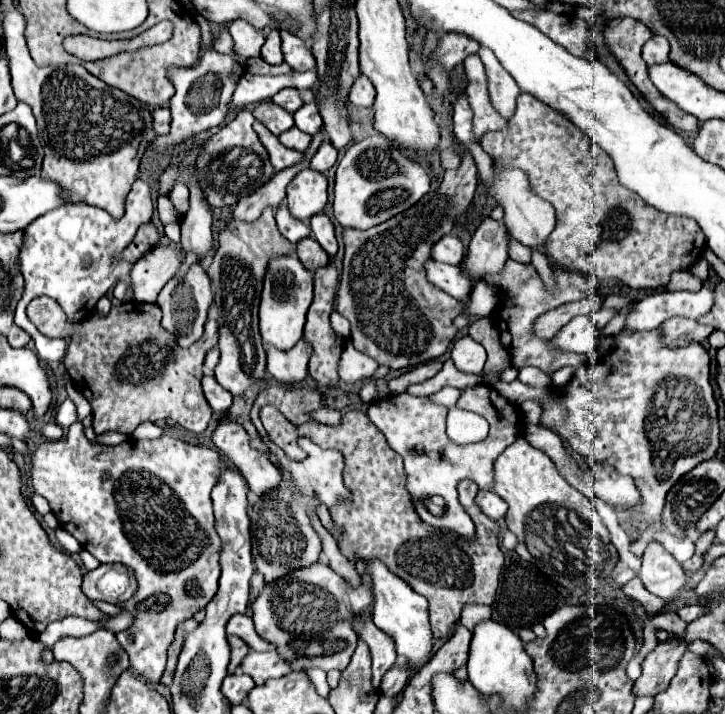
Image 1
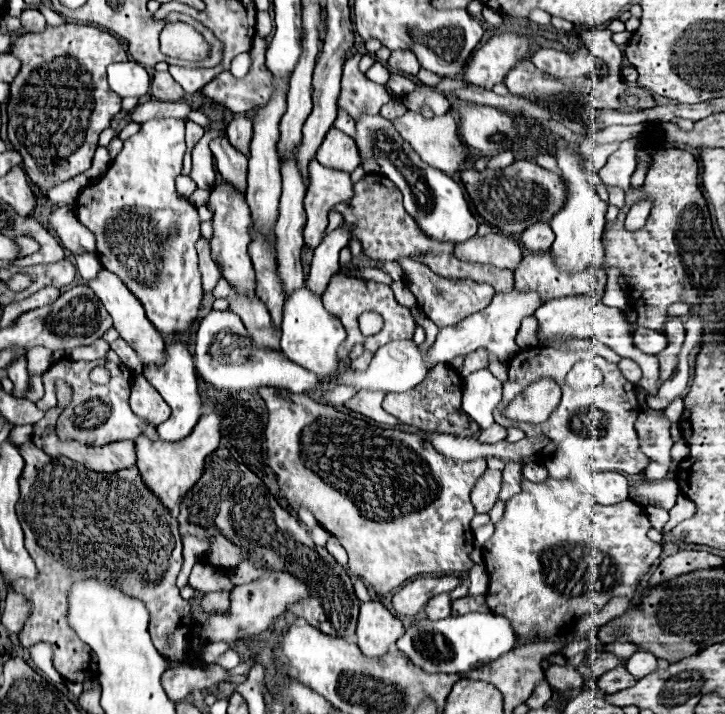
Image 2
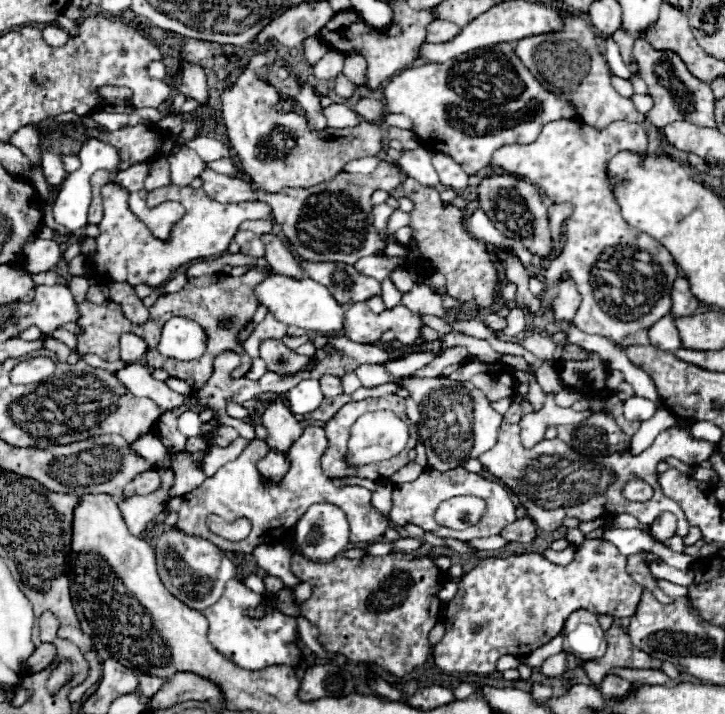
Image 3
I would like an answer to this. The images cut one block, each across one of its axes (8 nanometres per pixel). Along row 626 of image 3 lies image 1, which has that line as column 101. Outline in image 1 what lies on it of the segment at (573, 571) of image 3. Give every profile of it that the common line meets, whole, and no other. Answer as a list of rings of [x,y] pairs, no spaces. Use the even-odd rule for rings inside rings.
[[[80,422],[70,426],[66,440],[60,438],[54,442],[44,442],[32,454],[34,490],[50,502],[60,526],[68,530],[102,564],[120,562],[136,572],[140,588],[136,596],[128,600],[128,604],[120,604],[120,608],[132,612],[136,620],[128,630],[118,632],[118,642],[130,656],[130,668],[154,684],[160,684],[166,652],[174,640],[176,626],[202,610],[218,590],[218,558],[222,542],[214,530],[210,492],[224,466],[226,462],[220,458],[216,448],[188,444],[166,434],[156,440],[128,438],[118,446],[92,444],[84,436]]]

